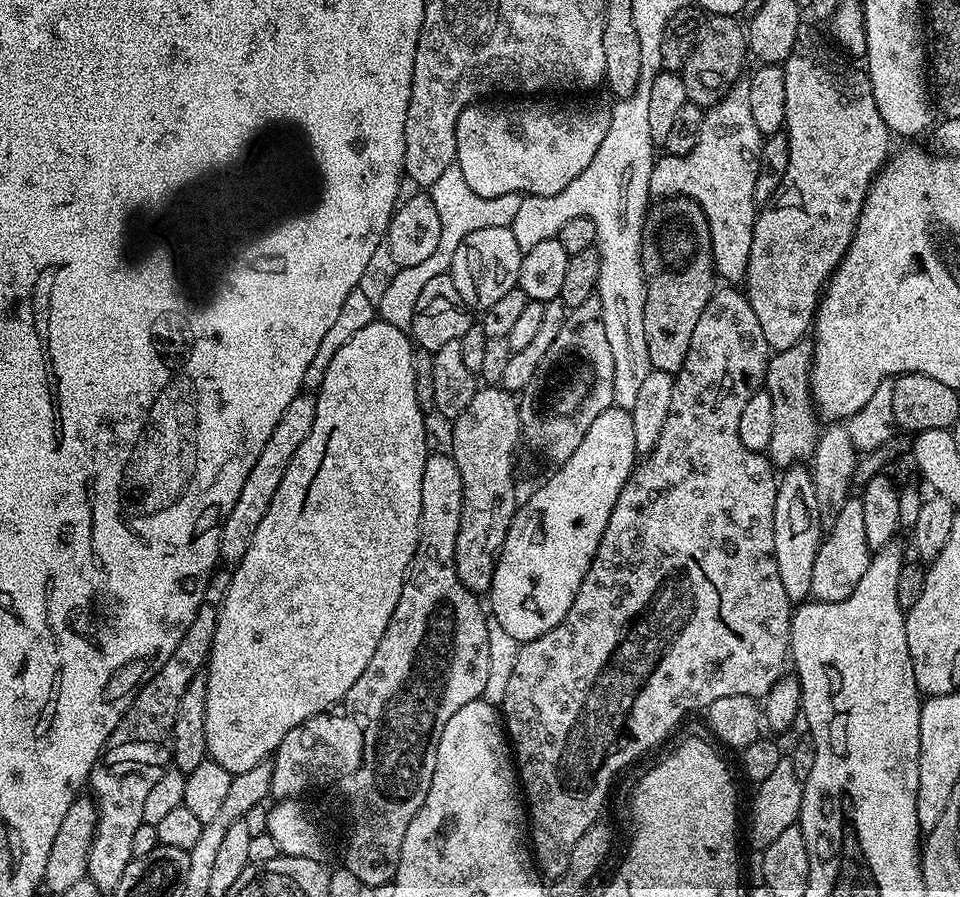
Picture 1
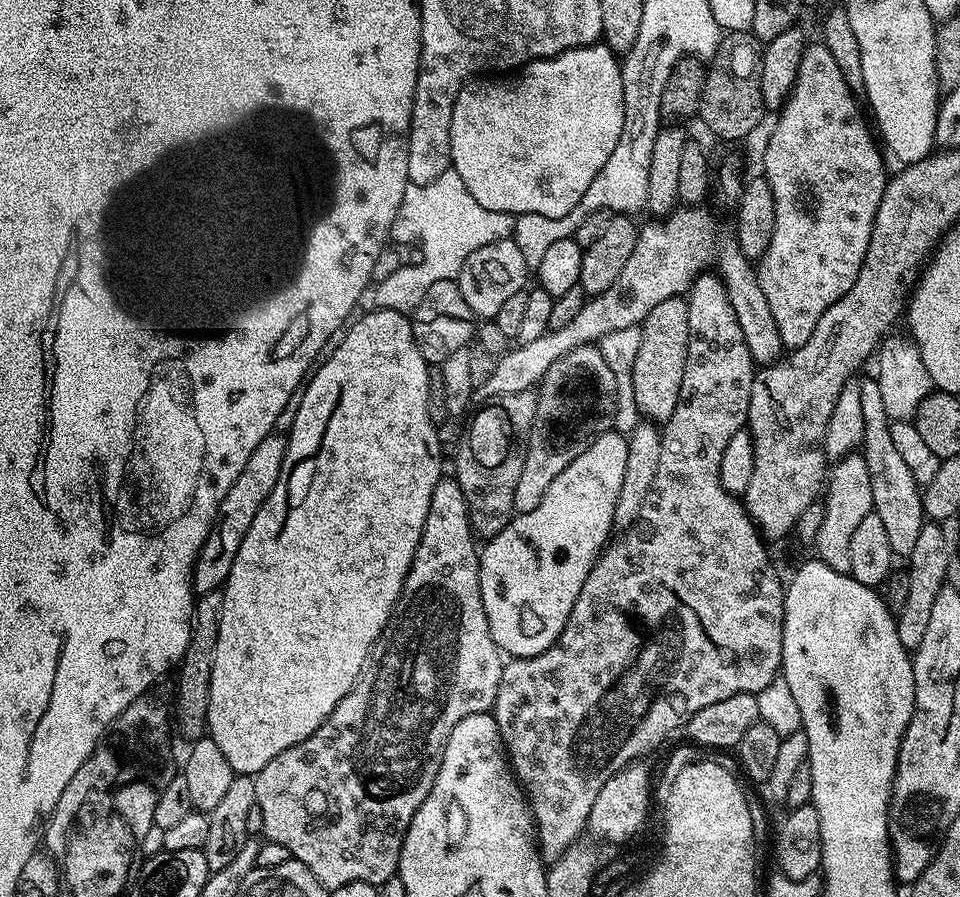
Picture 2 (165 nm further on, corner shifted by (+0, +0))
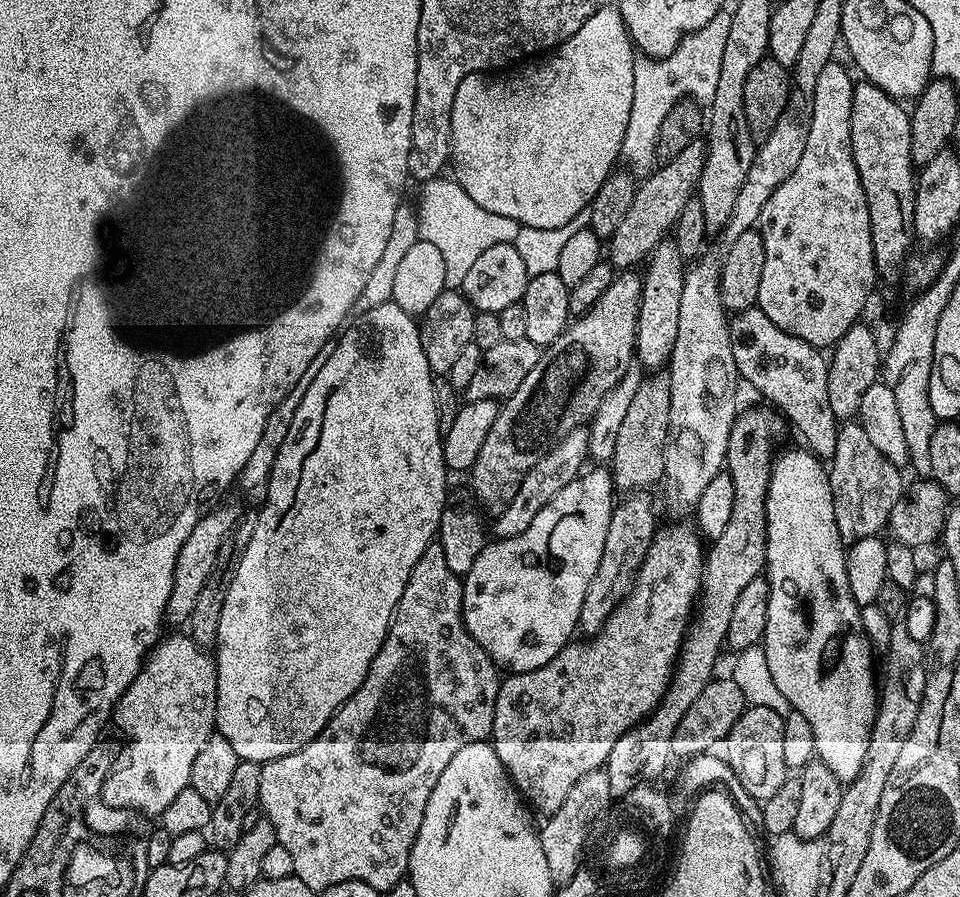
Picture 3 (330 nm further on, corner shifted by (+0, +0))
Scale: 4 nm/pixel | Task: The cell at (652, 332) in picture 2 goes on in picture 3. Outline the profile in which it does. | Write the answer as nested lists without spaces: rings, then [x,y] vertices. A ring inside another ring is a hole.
[[[656,374],[653,380],[645,379],[638,386],[629,409],[626,410],[622,426],[618,430],[618,442],[614,442],[614,454],[610,461],[612,482],[621,493],[631,494],[637,490],[651,489],[651,484],[660,484],[664,479],[664,448],[668,444],[668,427],[670,426],[670,386],[667,375]]]

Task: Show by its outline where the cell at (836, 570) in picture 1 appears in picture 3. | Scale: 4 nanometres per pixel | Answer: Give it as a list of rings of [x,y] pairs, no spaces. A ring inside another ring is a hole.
[[[841,423],[838,446],[834,446],[828,477],[830,490],[834,494],[834,518],[845,545],[885,531],[894,502],[898,502],[898,498],[906,492],[906,483],[900,472],[901,469],[890,462],[890,458],[886,458],[870,443],[870,437],[866,435],[866,430],[862,430],[860,423]]]

